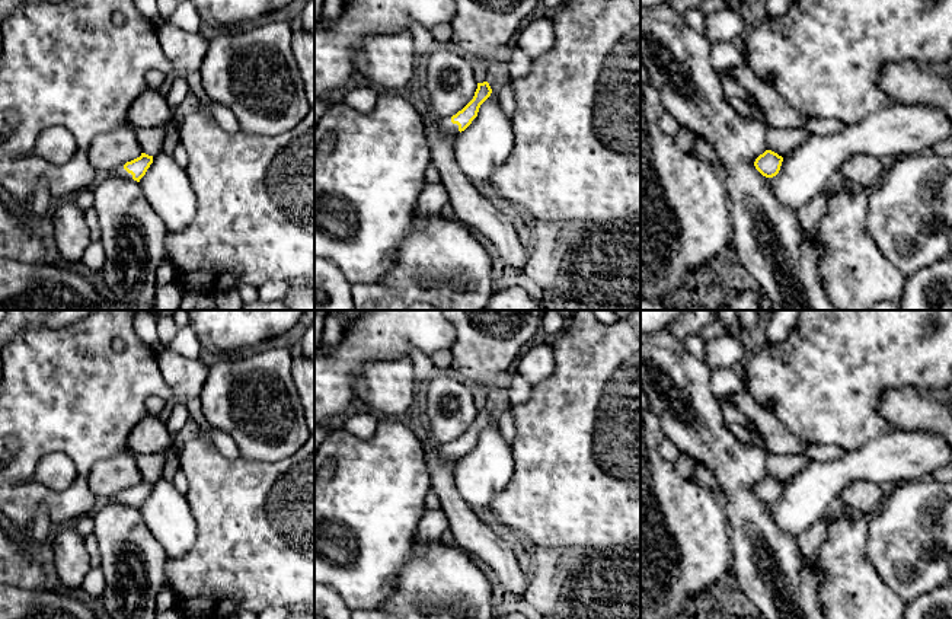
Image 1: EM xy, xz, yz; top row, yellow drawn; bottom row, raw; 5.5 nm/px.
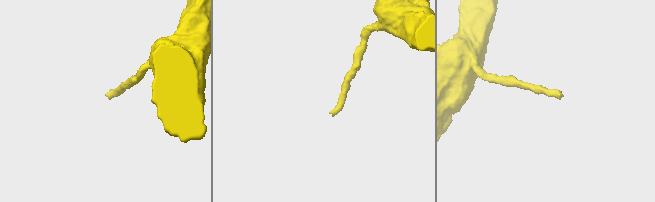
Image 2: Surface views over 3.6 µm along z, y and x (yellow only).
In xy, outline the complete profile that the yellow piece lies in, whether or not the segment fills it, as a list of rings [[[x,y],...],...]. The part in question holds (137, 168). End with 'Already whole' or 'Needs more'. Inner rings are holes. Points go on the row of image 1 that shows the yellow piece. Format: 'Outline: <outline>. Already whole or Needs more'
Outline: [[[141,153],[140,157],[114,169],[111,175],[140,182],[140,179],[146,175],[151,163],[153,163],[153,156]]]. Needs more

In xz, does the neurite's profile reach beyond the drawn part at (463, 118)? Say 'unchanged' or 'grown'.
grown

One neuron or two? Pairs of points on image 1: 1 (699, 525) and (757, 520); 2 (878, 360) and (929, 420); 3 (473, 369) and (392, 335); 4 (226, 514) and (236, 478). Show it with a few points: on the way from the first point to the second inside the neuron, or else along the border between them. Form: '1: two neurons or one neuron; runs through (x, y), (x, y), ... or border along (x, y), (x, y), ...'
1: two neurons; border along (722, 506), (727, 514), (728, 541), (734, 557)
2: two neurons; border along (935, 389), (888, 389), (882, 395), (877, 411)
3: two neurons; border along (453, 325), (454, 342), (450, 347)
4: one neuron; runs through (235, 506), (236, 487)

